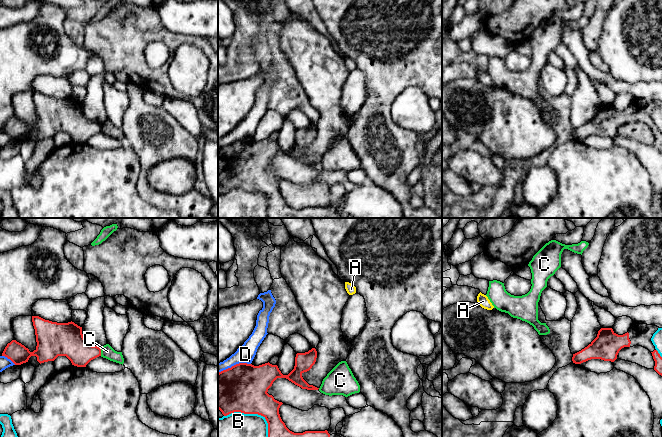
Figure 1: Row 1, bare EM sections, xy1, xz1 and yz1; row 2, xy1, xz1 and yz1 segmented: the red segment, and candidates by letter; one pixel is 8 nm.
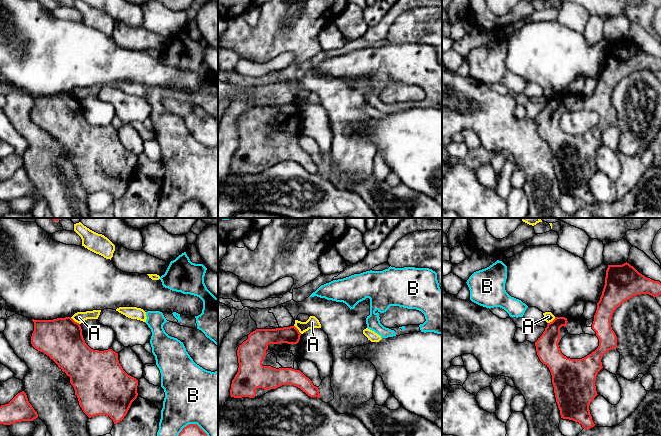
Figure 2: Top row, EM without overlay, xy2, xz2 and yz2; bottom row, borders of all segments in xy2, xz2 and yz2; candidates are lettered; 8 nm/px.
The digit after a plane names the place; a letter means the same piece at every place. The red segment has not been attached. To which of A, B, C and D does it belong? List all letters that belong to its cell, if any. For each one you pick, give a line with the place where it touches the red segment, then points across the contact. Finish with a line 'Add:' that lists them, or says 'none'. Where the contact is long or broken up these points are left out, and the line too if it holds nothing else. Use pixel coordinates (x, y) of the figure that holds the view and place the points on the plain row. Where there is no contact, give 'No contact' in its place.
Add: none

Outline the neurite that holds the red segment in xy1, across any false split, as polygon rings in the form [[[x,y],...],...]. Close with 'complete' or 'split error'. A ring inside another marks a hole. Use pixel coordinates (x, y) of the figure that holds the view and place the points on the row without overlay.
[[[32,92],[37,122],[30,128],[21,119],[12,116],[5,123],[2,132],[10,135],[15,141],[28,138],[31,132],[36,132],[41,140],[54,137],[58,132],[66,132],[77,143],[86,143],[93,135],[101,132],[101,124],[86,118],[82,103],[74,98],[57,99]]]; complete

